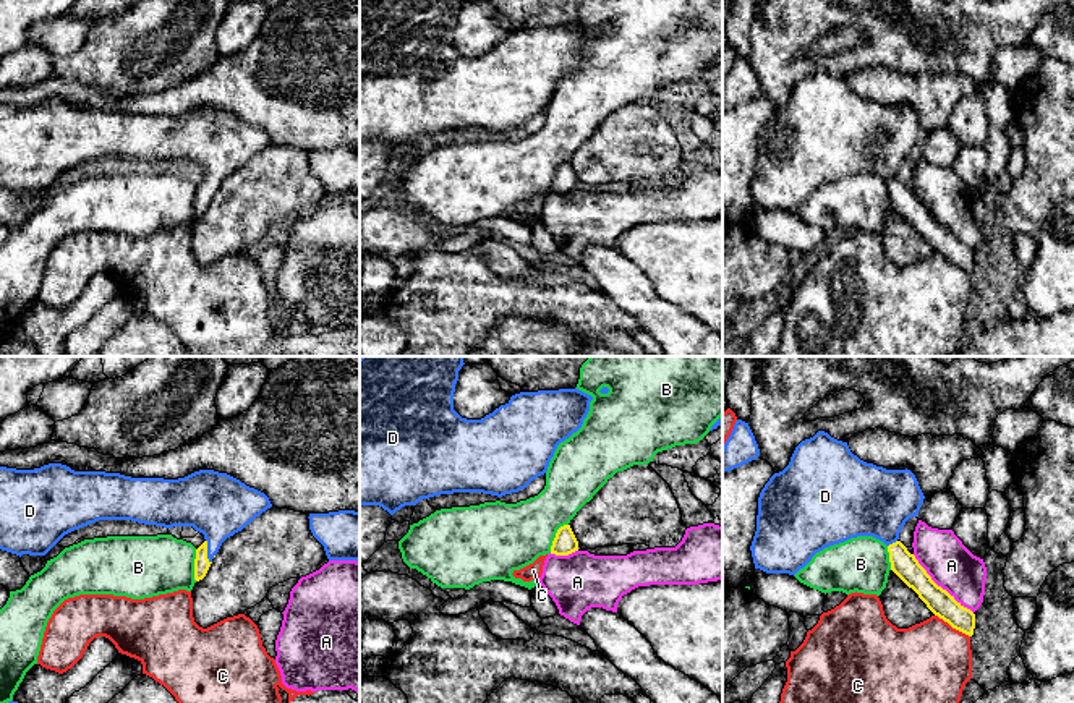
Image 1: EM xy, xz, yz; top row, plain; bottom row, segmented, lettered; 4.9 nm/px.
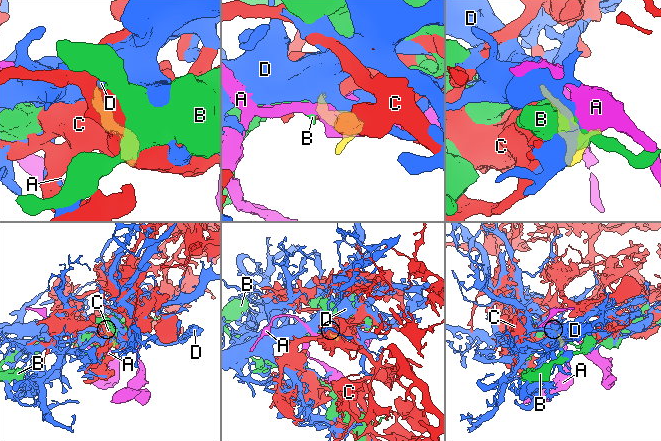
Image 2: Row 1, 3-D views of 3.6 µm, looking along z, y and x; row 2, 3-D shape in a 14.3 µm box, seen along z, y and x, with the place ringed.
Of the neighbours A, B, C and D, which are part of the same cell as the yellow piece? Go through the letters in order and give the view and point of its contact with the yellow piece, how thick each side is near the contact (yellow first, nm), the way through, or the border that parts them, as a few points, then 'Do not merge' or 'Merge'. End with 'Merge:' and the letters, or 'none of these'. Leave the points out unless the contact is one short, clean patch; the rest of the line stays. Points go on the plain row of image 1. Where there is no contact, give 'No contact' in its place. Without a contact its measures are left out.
A: Touches yellow at yz (940, 224). Thickness 130 nm (yellow) against 240 nm. Do not merge
B: Touches yellow at xz (556, 174). Thickness 120 nm (yellow) against 340 nm. Boundary: xz (567, 161), (558, 167), (549, 188). Do not merge
C: Touches yellow at yz (953, 264). Thickness 120 nm (yellow) against 440 nm. Do not merge
D: Touches yellow at xy (206, 188). Thickness 80 nm (yellow) against 320 nm. Path across: xy (201, 200), (206, 188), (214, 177), (216, 141). Merge
Merge: D

